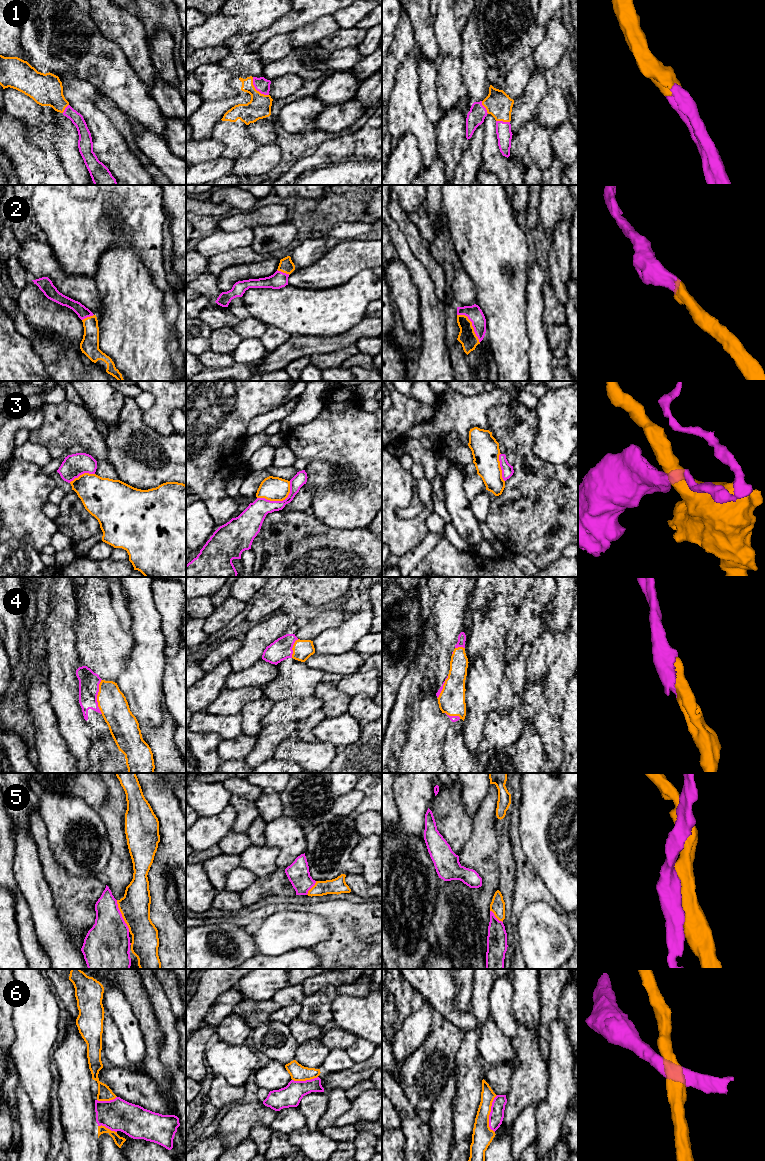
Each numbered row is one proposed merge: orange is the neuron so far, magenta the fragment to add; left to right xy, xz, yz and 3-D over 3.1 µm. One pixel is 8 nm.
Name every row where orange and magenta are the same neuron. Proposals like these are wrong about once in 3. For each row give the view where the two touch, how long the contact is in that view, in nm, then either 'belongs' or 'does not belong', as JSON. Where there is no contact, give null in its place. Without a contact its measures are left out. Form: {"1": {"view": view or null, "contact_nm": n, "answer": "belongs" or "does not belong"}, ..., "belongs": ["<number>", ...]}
{"1": {"view": "xz", "contact_nm": 200, "answer": "belongs"}, "2": {"view": "yz", "contact_nm": 300, "answer": "belongs"}, "3": {"view": "xz", "contact_nm": 300, "answer": "does not belong"}, "4": {"view": "xy", "contact_nm": 280, "answer": "belongs"}, "5": {"view": "xy", "contact_nm": 280, "answer": "does not belong"}, "6": {"view": "yz", "contact_nm": 300, "answer": "does not belong"}, "belongs": ["1", "2", "4"]}

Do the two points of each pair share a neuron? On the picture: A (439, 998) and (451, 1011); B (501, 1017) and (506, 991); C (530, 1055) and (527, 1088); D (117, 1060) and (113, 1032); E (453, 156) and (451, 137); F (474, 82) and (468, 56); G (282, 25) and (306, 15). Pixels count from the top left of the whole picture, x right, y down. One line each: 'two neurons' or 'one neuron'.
A: one neuron
B: one neuron
C: one neuron
D: one neuron
E: one neuron
F: one neuron
G: one neuron

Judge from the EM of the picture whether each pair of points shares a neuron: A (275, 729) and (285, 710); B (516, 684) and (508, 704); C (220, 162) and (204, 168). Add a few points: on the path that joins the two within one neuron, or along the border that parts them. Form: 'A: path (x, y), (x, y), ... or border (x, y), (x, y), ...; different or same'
A: border (295, 720), (273, 722), (264, 727); different
B: path (511, 689), (508, 699); same
C: path (216, 166), (208, 168); same

